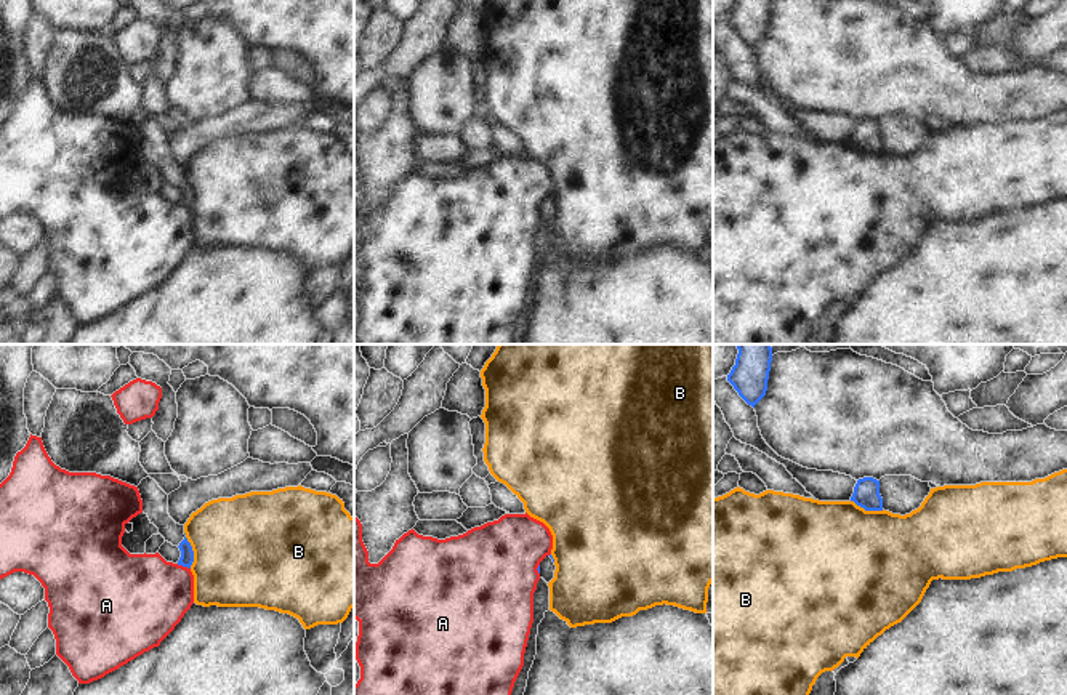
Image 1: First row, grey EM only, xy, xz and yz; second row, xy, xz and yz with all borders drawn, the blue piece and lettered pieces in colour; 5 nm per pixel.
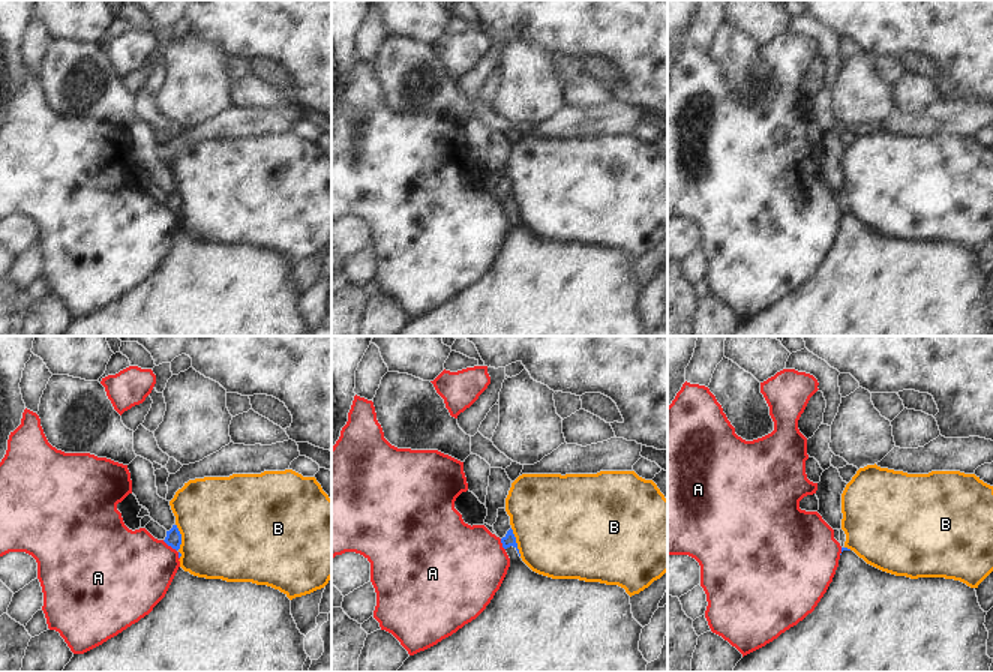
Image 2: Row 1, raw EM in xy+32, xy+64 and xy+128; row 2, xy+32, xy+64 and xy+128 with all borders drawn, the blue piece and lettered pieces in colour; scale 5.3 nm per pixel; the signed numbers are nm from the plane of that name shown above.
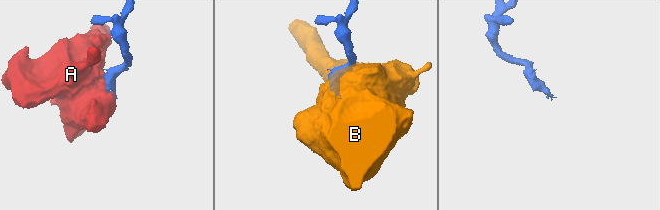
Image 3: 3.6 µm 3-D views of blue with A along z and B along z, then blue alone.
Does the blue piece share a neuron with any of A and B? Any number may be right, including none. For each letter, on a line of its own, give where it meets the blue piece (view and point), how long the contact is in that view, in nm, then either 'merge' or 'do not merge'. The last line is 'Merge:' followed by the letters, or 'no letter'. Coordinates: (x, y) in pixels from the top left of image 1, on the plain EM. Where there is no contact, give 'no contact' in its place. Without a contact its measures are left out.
A: meets blue in xy at (183, 207); contact 80 nm long; do not merge
B: meets blue in yz at (867, 151); contact 180 nm long; do not merge
Merge: no letter

